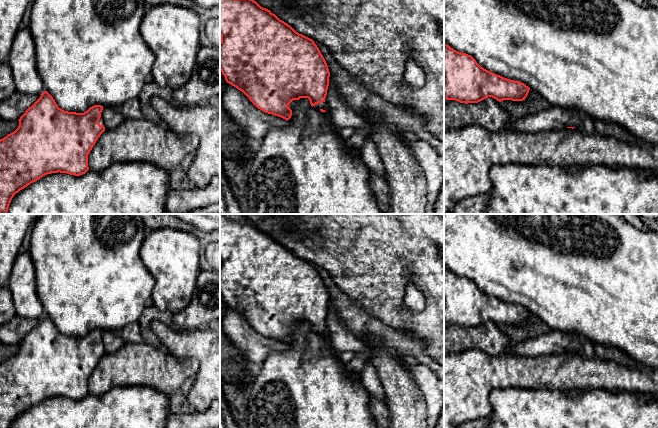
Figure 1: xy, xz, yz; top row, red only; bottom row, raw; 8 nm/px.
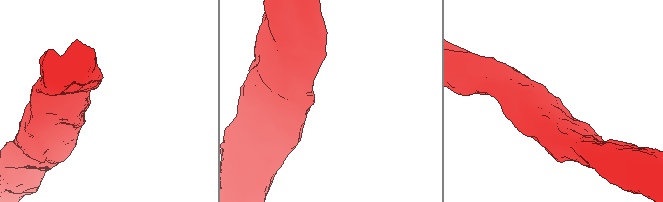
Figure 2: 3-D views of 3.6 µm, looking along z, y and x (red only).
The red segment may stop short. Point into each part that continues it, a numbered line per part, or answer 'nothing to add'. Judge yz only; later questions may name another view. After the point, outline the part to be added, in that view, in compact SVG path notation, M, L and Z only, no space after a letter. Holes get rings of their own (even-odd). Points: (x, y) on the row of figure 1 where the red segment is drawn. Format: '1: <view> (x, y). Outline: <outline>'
nothing to add

